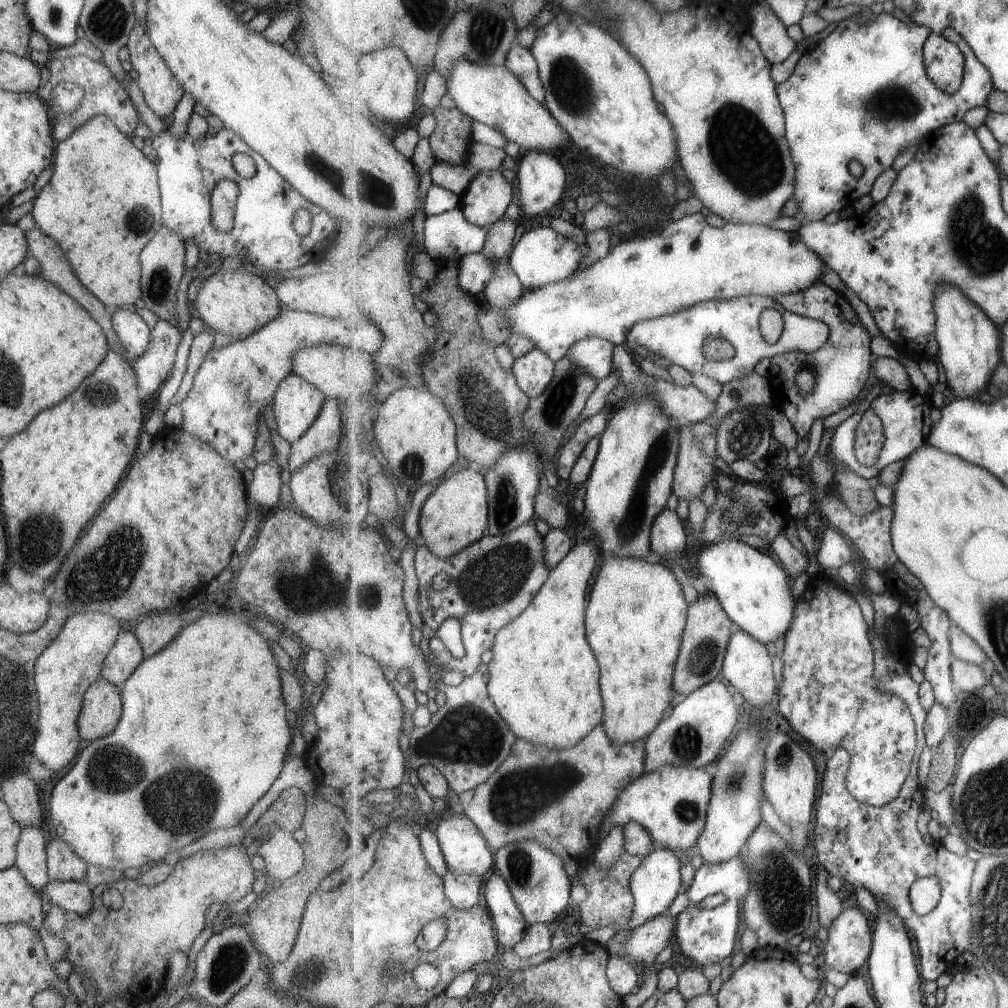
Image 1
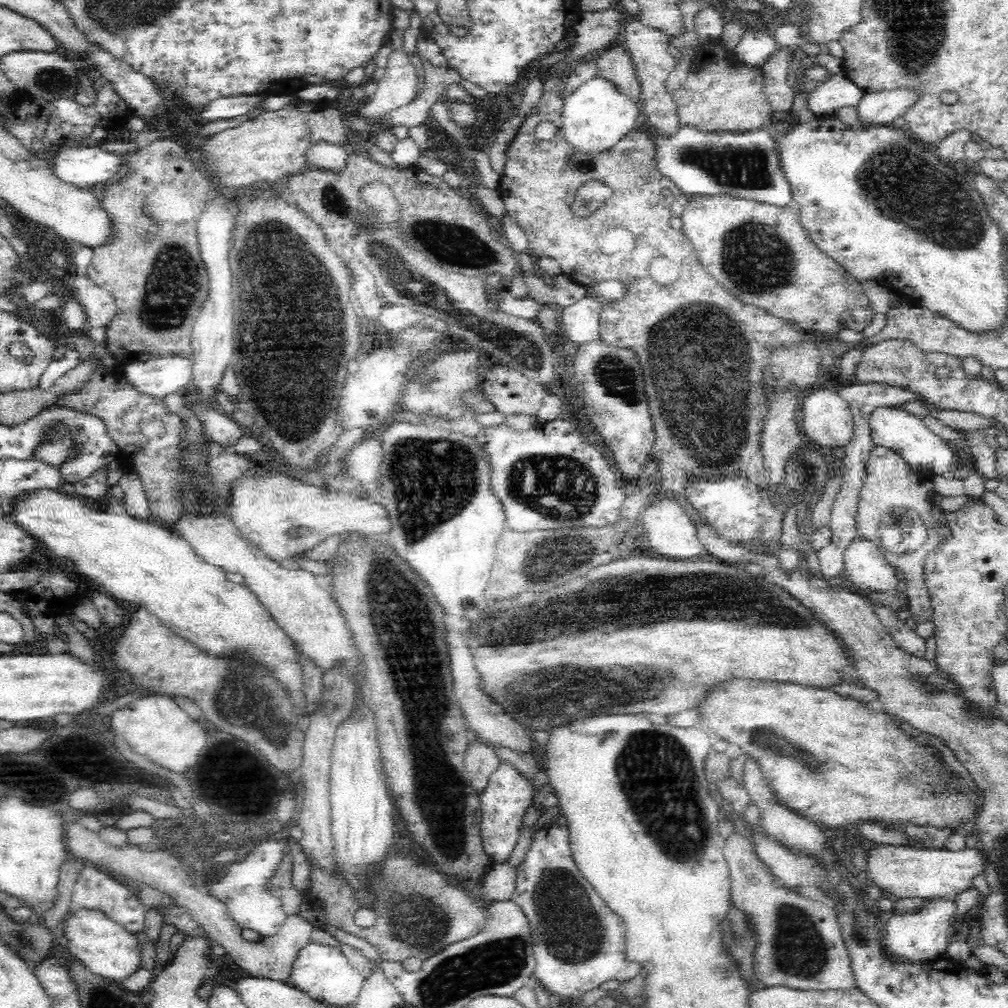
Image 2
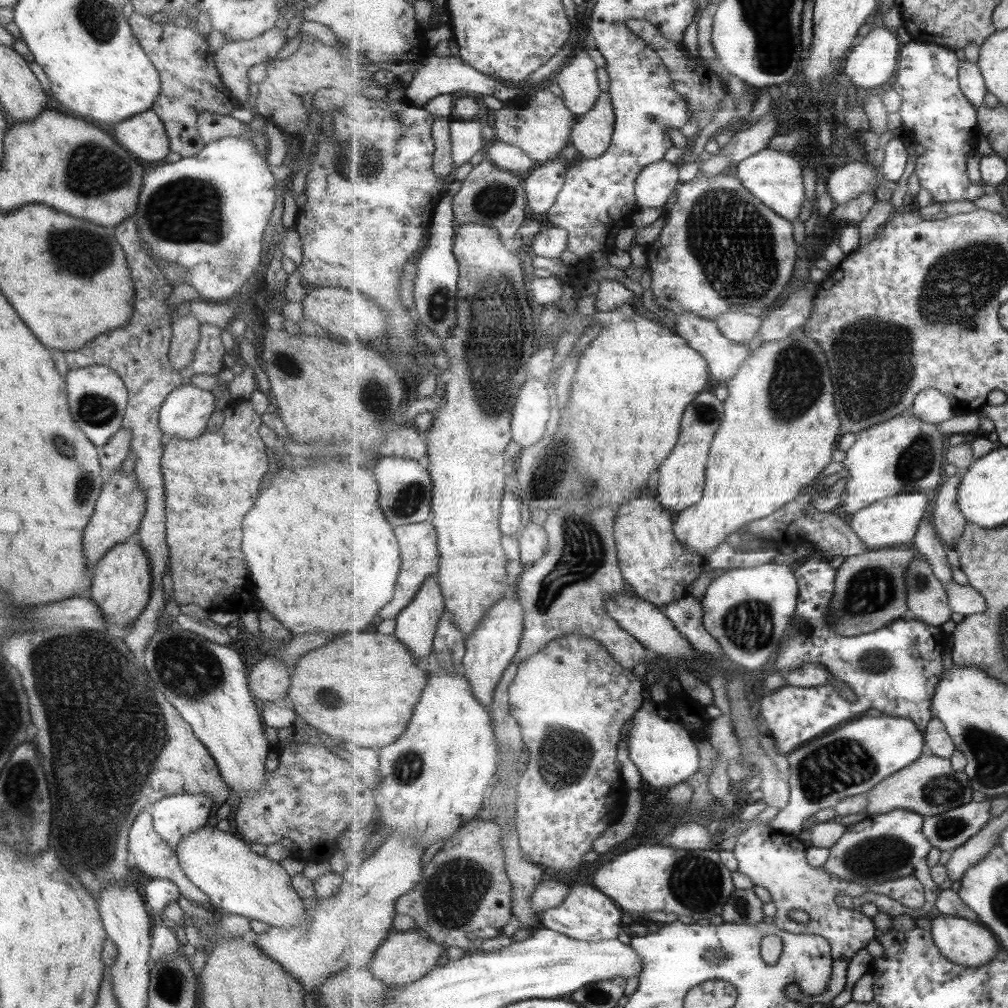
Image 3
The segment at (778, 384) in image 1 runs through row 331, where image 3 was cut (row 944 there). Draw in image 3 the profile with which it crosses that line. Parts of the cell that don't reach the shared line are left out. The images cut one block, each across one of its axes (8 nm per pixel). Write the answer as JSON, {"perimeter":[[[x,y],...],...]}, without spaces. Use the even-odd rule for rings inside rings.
{"perimeter":[[[749,827],[738,838],[733,853],[738,861],[738,872],[751,879],[753,885],[769,891],[777,911],[773,924],[790,933],[824,936],[832,946],[833,975],[829,987],[819,995],[802,992],[801,985],[792,984],[787,988],[789,999],[805,1003],[811,1007],[817,1002],[828,1004],[833,1002],[847,986],[847,970],[851,960],[859,950],[867,948],[867,944],[877,936],[877,926],[873,917],[865,916],[861,911],[843,908],[836,899],[842,894],[848,897],[863,894],[865,886],[853,881],[842,880],[830,874],[825,867],[815,868],[808,861],[808,847],[799,839],[789,834],[782,834],[772,827]],[[791,910],[805,910],[811,916],[811,922],[799,924],[791,919]]]}

